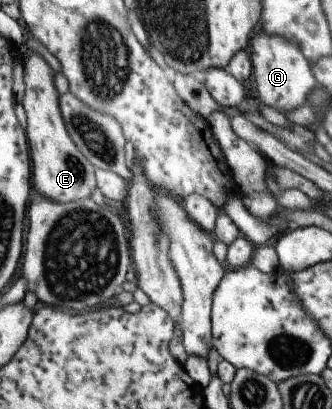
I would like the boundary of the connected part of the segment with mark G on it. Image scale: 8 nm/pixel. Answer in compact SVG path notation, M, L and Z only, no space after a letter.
M260 32L250 39L247 50L259 101L278 109L283 114L285 109L306 105L306 95L315 85L315 81L310 65L296 43L280 35Z

